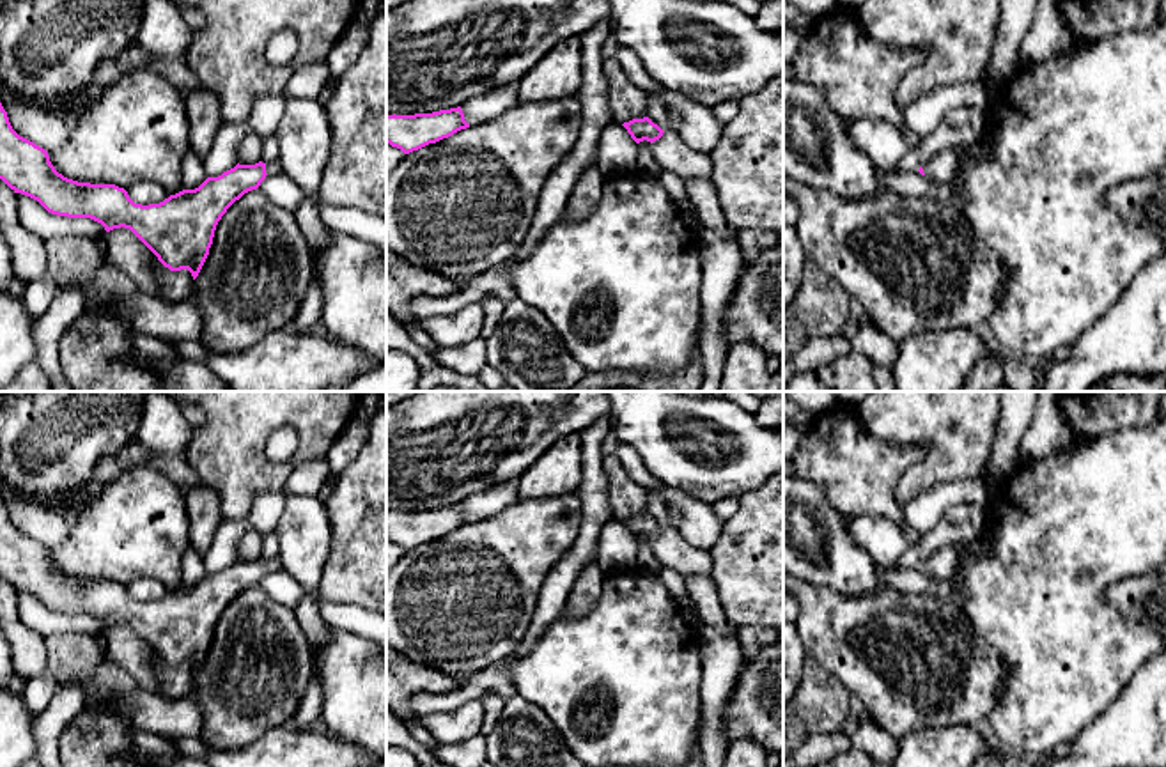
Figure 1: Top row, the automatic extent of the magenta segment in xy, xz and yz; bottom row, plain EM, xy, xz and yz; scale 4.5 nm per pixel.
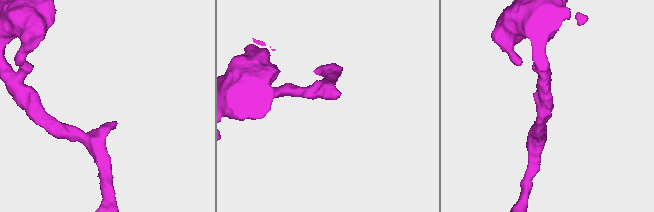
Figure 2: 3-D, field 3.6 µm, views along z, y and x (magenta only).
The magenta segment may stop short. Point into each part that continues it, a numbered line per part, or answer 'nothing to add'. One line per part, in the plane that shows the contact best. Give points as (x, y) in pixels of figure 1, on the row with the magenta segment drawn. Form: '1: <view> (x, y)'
1: xz (672, 154)

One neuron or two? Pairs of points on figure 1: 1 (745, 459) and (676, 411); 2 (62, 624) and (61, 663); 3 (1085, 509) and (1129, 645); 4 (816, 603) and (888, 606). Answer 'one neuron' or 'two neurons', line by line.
1: one neuron
2: two neurons
3: one neuron
4: one neuron

